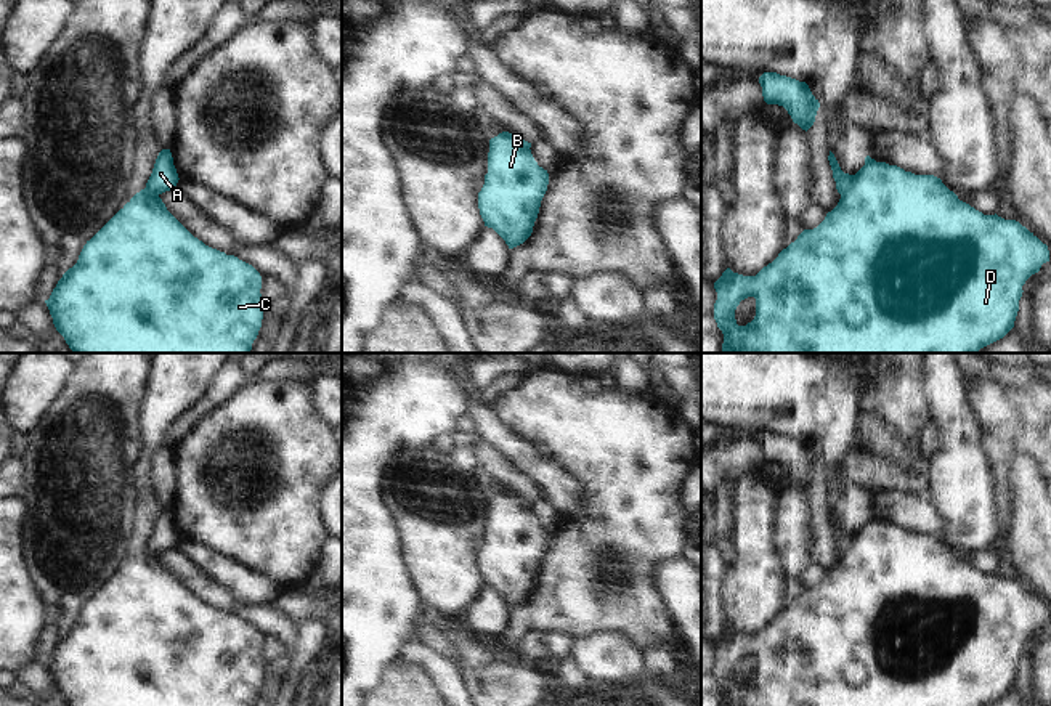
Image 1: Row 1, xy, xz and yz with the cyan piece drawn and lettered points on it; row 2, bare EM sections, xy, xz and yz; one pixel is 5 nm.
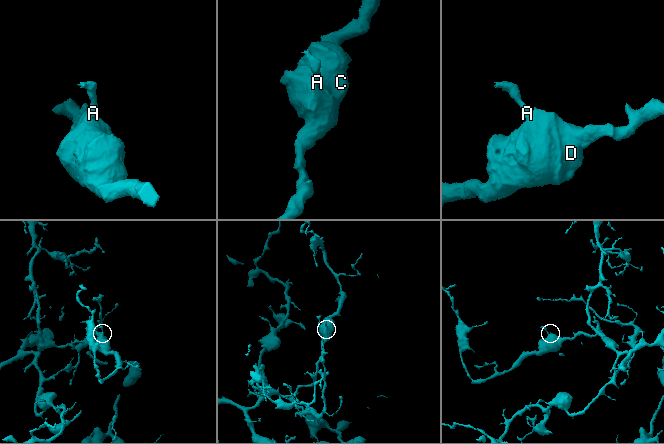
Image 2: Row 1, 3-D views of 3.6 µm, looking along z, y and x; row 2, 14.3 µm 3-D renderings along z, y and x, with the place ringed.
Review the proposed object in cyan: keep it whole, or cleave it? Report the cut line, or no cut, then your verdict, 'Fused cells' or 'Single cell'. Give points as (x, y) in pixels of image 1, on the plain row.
Split along yz (854, 535), (852, 544), (841, 554). Fused cells.

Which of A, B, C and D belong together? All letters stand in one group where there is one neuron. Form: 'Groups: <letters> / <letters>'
Groups: A / B C D.

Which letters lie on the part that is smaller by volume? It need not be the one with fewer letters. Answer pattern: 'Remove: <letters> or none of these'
Remove: A.

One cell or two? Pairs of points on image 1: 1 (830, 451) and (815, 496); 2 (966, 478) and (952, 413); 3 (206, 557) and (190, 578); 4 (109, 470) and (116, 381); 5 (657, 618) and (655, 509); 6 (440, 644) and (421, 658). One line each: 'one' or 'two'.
1: two
2: one
3: two
4: one
5: one
6: two

